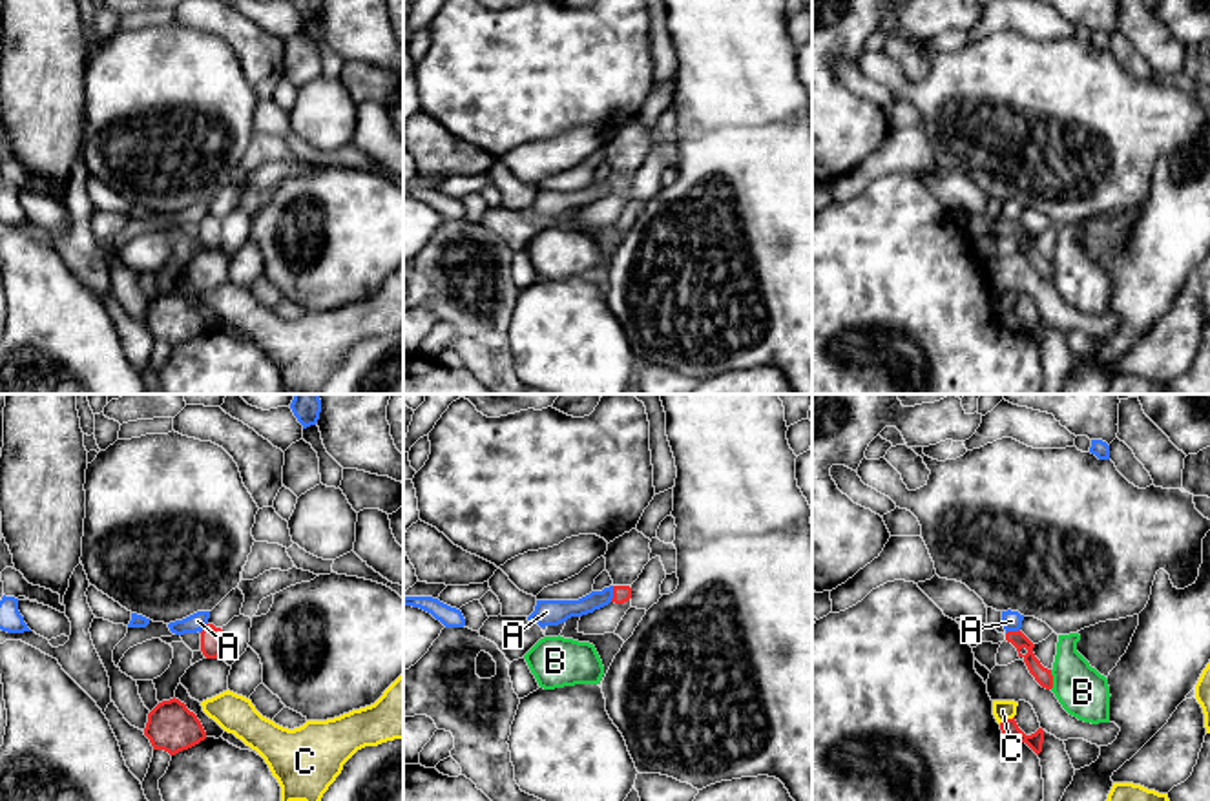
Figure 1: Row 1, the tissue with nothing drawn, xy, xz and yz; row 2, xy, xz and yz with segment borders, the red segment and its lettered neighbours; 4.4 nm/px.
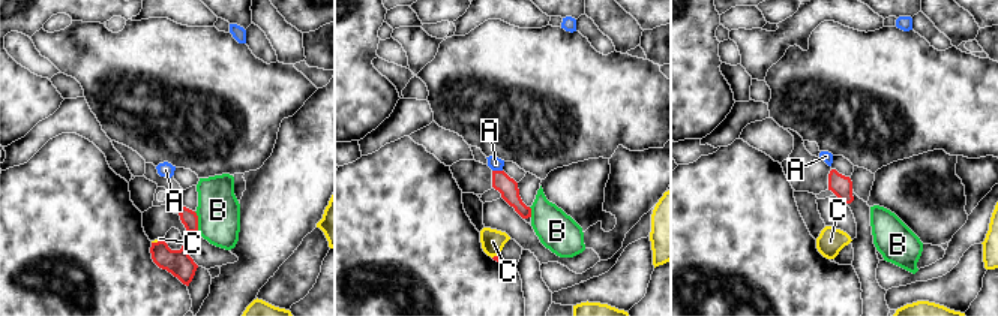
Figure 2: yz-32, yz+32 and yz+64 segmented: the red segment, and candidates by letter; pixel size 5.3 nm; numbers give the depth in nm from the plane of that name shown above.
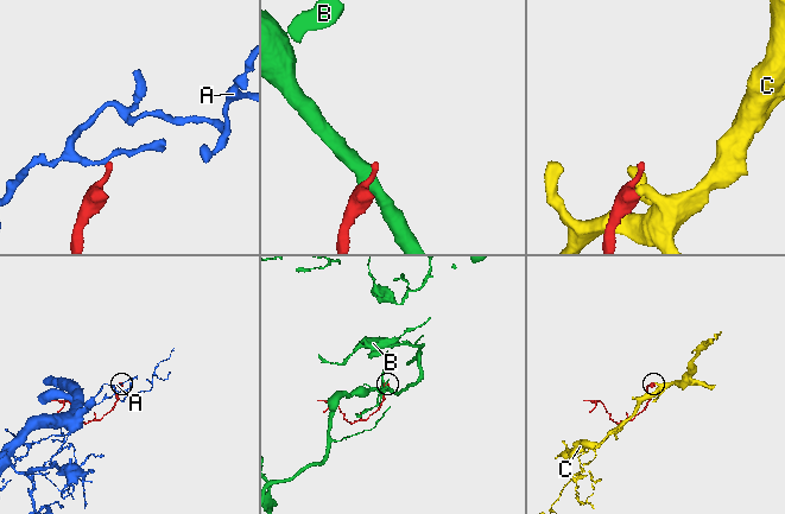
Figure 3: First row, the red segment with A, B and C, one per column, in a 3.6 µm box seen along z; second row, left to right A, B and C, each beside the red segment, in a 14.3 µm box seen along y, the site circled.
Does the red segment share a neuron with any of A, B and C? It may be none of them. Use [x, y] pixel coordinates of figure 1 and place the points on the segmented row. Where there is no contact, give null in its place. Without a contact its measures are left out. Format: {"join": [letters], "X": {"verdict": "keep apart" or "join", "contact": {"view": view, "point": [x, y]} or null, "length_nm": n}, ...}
{"join": [], "A": {"verdict": "keep apart", "contact": {"view": "xz", "point": [614, 593]}, "length_nm": 70}, "B": {"verdict": "keep apart", "contact": {"view": "yz", "point": [1052, 679]}, "length_nm": 90}, "C": {"verdict": "keep apart", "contact": {"view": "yz", "point": [1008, 719]}, "length_nm": 80}}

